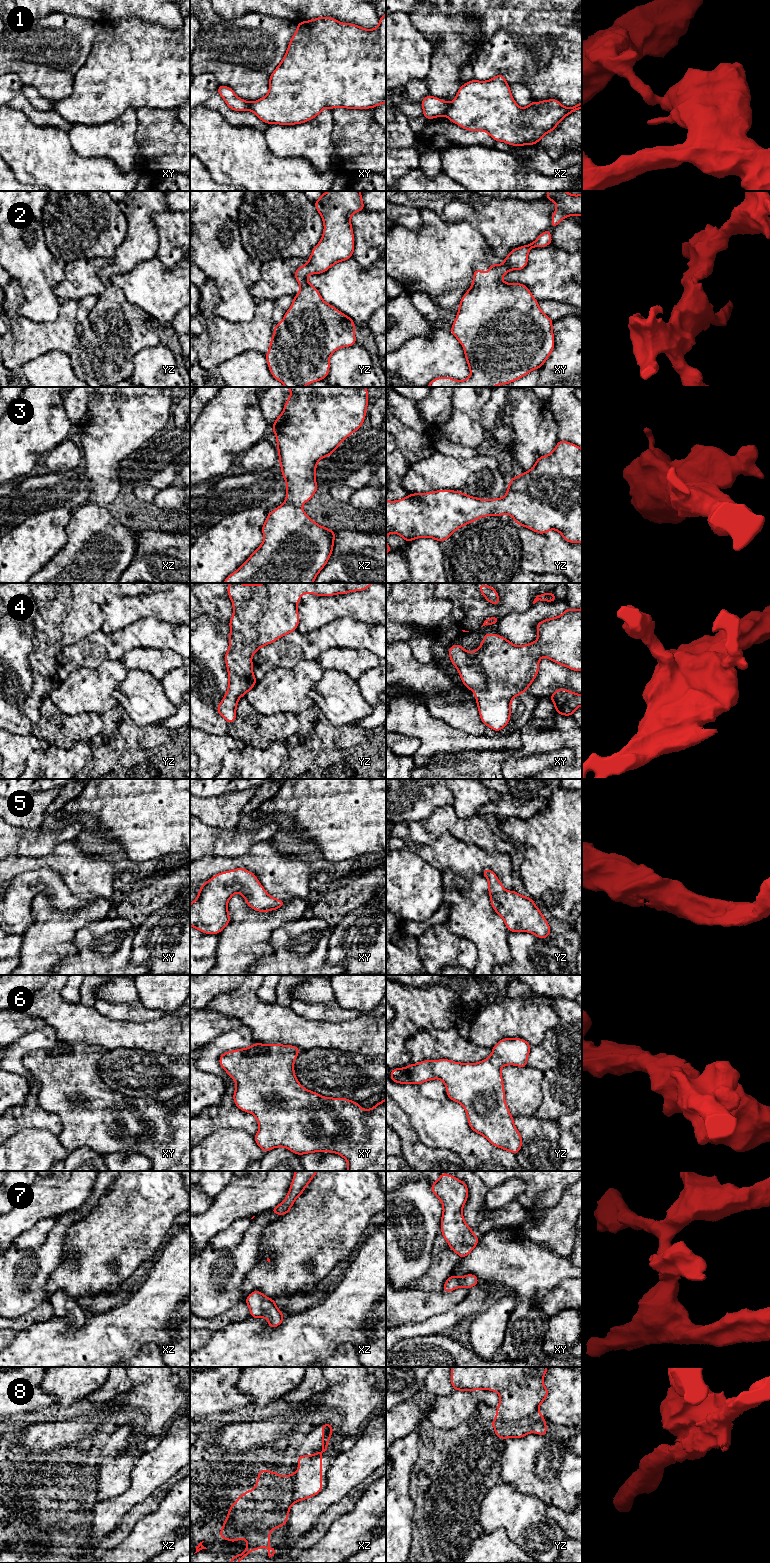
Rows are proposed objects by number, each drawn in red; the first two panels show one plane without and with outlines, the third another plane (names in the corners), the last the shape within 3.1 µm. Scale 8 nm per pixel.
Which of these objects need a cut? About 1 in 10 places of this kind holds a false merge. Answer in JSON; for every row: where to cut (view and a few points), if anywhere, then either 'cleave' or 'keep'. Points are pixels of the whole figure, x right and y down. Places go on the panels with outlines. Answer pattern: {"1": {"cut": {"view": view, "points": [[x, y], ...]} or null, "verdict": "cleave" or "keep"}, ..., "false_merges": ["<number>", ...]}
{"1": {"cut": {"view": "xz", "points": [[449, 103], [444, 114]]}, "verdict": "cleave"}, "2": {"cut": null, "verdict": "keep"}, "3": {"cut": null, "verdict": "keep"}, "4": {"cut": null, "verdict": "keep"}, "5": {"cut": null, "verdict": "keep"}, "6": {"cut": null, "verdict": "keep"}, "7": {"cut": null, "verdict": "keep"}, "8": {"cut": null, "verdict": "keep"}, "false_merges": ["1"]}

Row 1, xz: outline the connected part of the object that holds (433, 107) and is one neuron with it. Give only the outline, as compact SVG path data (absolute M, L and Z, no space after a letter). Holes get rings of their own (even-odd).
M433 95L426 96L422 101L423 116L428 120L435 117L442 117L445 115L449 103L434 97Z

